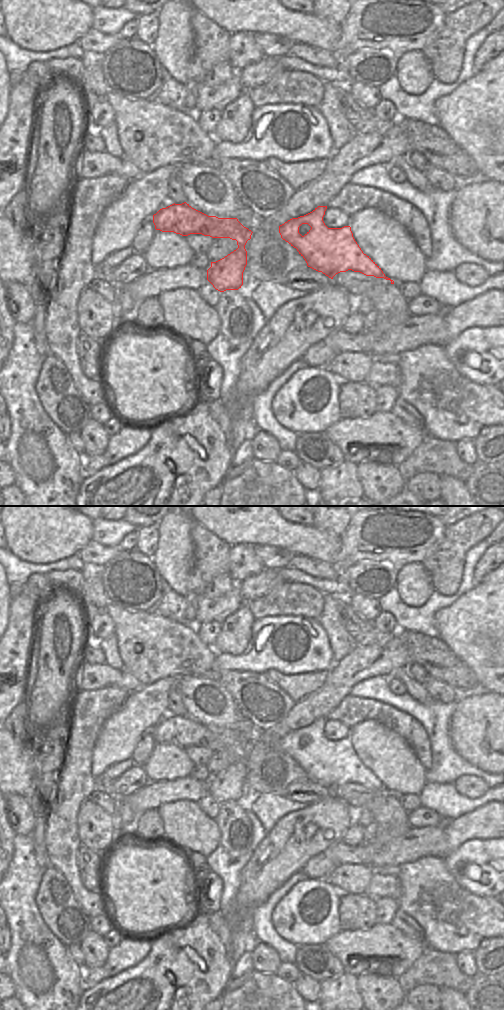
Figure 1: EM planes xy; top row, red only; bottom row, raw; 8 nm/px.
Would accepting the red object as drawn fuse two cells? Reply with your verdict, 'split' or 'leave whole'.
split

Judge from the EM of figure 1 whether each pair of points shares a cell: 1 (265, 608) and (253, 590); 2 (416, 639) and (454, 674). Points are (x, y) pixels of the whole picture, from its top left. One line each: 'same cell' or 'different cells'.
1: different cells
2: same cell

